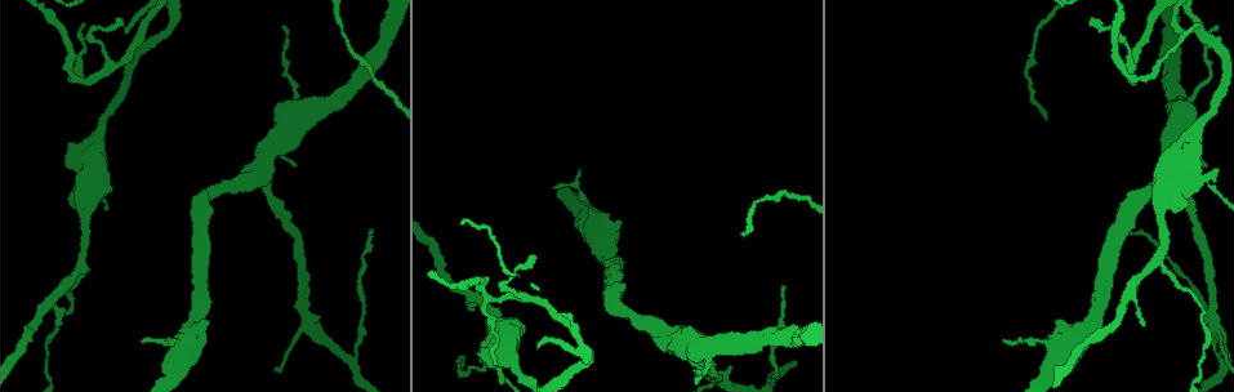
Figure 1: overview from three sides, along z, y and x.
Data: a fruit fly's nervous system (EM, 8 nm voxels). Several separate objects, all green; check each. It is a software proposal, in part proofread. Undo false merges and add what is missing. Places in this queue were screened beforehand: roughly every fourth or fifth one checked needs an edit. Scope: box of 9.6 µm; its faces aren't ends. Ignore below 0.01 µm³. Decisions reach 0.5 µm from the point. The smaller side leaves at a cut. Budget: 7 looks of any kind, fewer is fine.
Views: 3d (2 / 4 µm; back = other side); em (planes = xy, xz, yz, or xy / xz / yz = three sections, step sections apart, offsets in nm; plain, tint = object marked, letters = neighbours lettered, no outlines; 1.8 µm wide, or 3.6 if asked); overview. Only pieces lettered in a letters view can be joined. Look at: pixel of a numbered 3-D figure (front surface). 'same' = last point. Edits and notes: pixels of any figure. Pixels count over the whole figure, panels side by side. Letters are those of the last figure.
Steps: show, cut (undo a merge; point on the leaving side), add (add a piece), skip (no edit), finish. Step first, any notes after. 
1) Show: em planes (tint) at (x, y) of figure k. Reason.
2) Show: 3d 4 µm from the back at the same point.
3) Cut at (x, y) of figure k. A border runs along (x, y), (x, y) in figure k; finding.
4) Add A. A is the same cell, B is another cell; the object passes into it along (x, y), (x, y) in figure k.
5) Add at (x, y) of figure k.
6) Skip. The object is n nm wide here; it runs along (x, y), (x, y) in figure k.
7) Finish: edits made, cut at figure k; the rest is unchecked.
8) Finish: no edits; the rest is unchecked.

Show: em planes (tint) at (1134, 76) of figure 1. Abrupt turn.

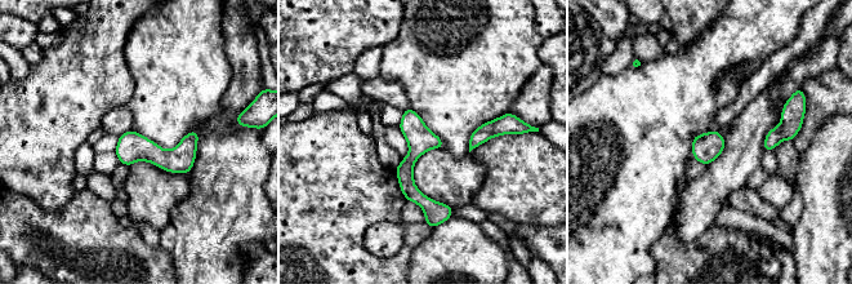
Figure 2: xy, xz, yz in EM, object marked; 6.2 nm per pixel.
Show: em planes (letters) at the same point.

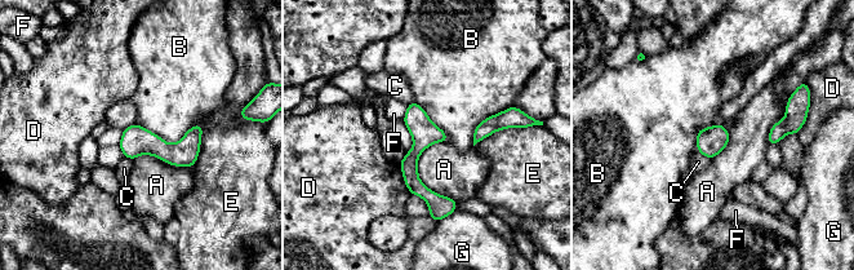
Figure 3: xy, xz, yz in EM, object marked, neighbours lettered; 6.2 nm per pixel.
Skip. The object is 170 nm wide here; the longest contact is with A, 400 nm; A, B, C, D, E, F and G are other cells; one neuron here.

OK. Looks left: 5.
Show: 3d 2 µm at (257, 173) of figure 1. Arms part here.

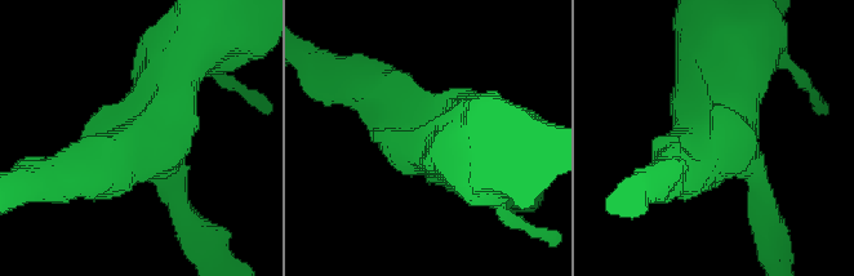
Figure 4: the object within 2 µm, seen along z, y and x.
Show: em yz step 8 (tint) at (731, 143) of figure 4. 3 arms meet here; the arms are 220, 300, 480 nm wide; shape alone is not enough.

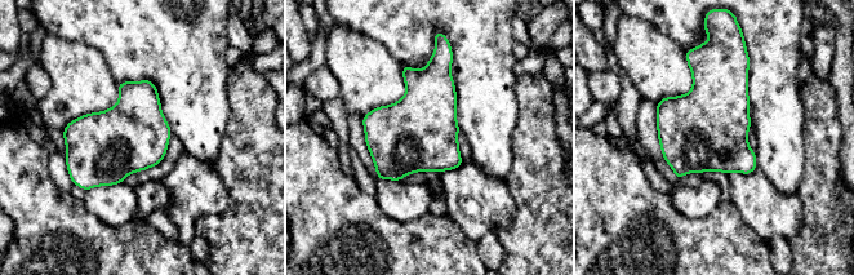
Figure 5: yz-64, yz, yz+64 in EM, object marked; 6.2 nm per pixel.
Show: em planes (letters) at the same point. Cut it another way.

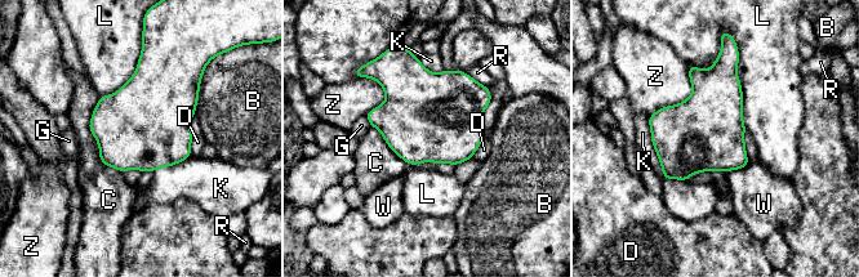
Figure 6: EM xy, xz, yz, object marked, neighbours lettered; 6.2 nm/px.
Skip. The longest contact is with L, 500 nm; B, C, D, G, K, L, R, W and Z are other cells; a border runs along (737, 48), (742, 121), (747, 129) in figure 6; all the same neuron.

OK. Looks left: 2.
Finish: no edits; the rest is unchecked.

